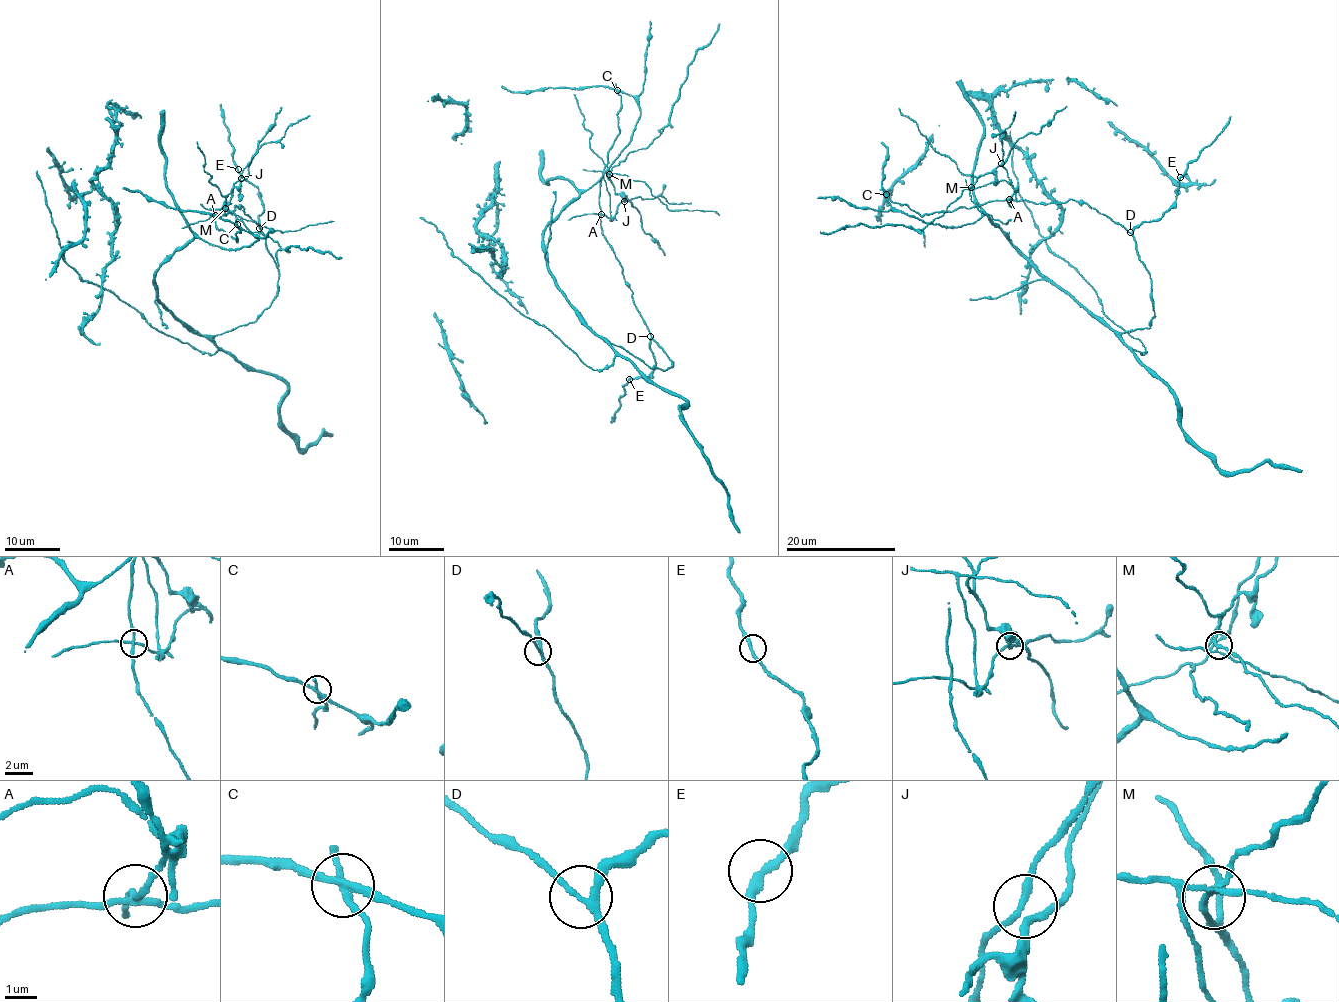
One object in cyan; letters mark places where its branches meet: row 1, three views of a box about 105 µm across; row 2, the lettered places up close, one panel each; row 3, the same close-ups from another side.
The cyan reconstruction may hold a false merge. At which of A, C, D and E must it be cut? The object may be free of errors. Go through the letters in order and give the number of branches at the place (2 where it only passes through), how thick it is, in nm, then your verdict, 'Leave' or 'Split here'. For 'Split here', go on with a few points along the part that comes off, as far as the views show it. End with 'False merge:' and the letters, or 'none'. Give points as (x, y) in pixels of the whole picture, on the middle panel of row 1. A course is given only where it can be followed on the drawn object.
A: Branches: 4. Thickness 200 nm. Split here. Course of the part to remove: (601, 214), (610, 217), (610, 194), (603, 174), (658, 137), (669, 121), (688, 64), (708, 43), (718, 24)
C: Branches: 4. Thickness 240 nm. Leave
D: Branches: 3. Thickness 180 nm. Leave
E: Branches: 2. Thickness 240 nm. Leave
False merge: A

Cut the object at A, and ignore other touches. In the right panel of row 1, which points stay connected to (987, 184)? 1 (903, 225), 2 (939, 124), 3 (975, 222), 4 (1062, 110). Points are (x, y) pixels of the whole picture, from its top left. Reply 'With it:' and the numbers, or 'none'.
With it: 1, 4

